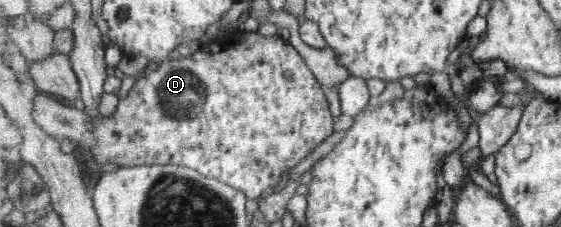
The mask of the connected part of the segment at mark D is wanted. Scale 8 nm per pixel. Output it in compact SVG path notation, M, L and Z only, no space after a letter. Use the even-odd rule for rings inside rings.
M229 32L223 34L209 45L209 50L196 51L187 57L174 56L160 63L159 68L151 72L146 78L140 79L132 87L127 97L120 101L115 114L109 117L99 115L96 120L92 119L85 110L77 110L75 107L63 106L57 97L40 93L36 96L35 108L33 109L33 118L43 129L49 128L47 132L51 136L61 136L61 132L67 136L75 145L89 150L95 154L95 160L102 166L105 163L117 164L121 167L134 166L153 166L153 165L183 165L198 170L201 174L209 178L215 177L229 186L241 189L249 199L260 199L266 193L273 191L280 182L287 176L291 168L295 168L303 158L307 158L325 138L333 134L333 117L329 110L329 102L321 90L321 84L315 78L315 73L307 64L306 58L289 42L283 40L280 35L263 36L256 32Z

